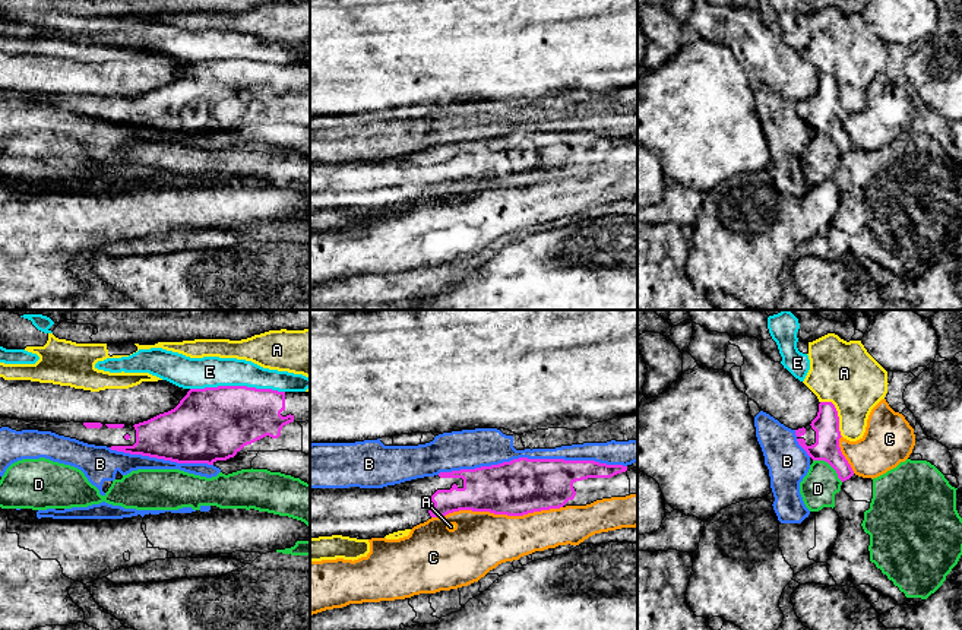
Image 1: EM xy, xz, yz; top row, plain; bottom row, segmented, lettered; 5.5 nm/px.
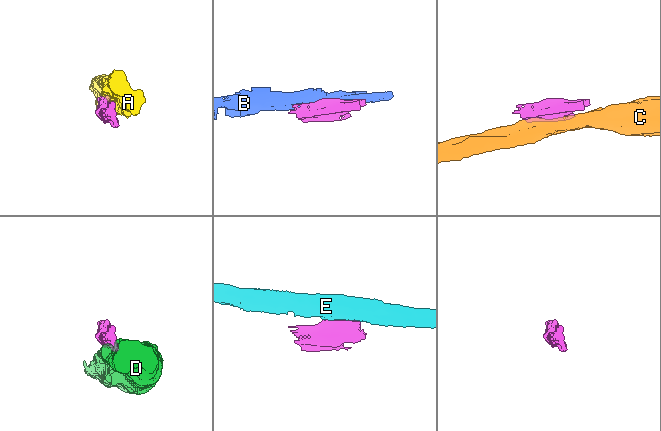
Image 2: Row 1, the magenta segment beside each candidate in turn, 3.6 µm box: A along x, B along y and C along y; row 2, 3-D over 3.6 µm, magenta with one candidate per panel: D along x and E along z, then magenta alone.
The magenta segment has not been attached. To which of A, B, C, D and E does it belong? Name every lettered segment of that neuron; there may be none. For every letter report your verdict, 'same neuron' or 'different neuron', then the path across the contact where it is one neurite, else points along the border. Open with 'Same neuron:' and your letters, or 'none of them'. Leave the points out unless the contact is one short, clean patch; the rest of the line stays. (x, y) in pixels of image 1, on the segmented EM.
Same neuron: none of them
A: different neuron
B: different neuron
C: different neuron
D: different neuron
E: different neuron

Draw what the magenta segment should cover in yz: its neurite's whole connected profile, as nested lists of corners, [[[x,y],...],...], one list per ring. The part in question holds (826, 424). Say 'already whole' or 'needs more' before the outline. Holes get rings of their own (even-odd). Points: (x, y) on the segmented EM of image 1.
needs more; [[[820,402],[817,417],[810,425],[795,430],[798,444],[813,460],[827,462],[844,482],[854,471],[839,447],[839,417],[832,402]]]

